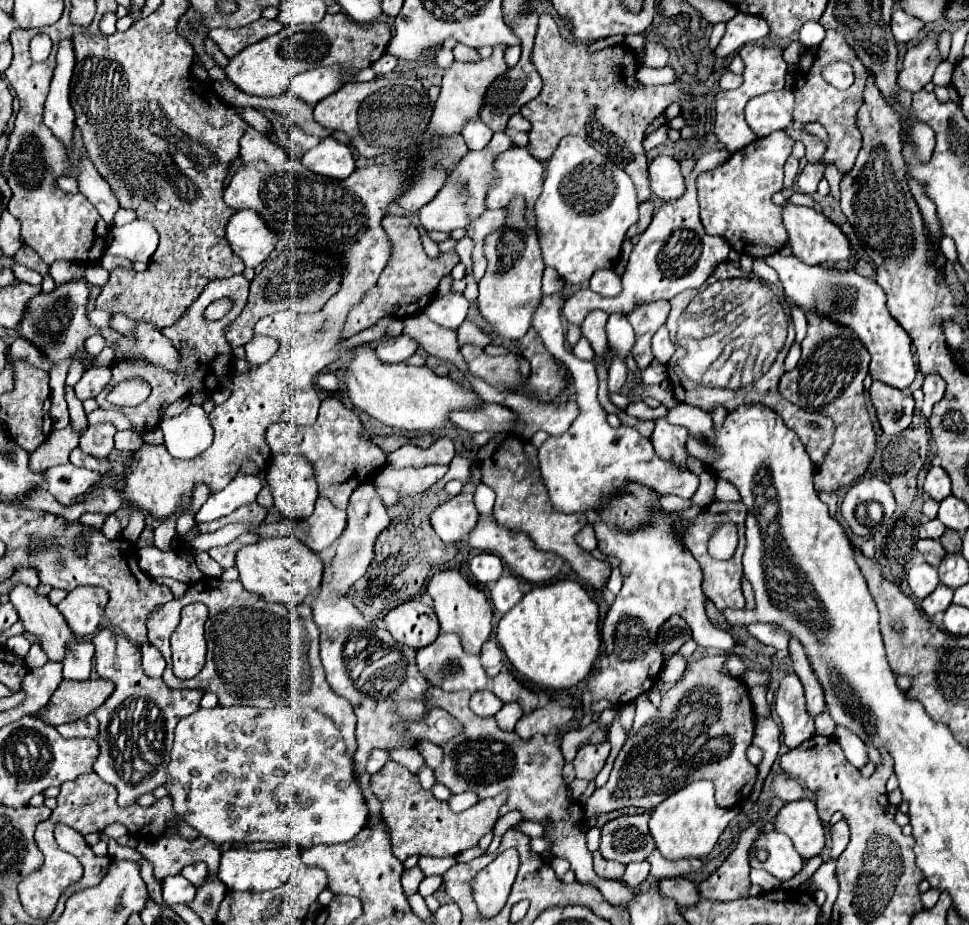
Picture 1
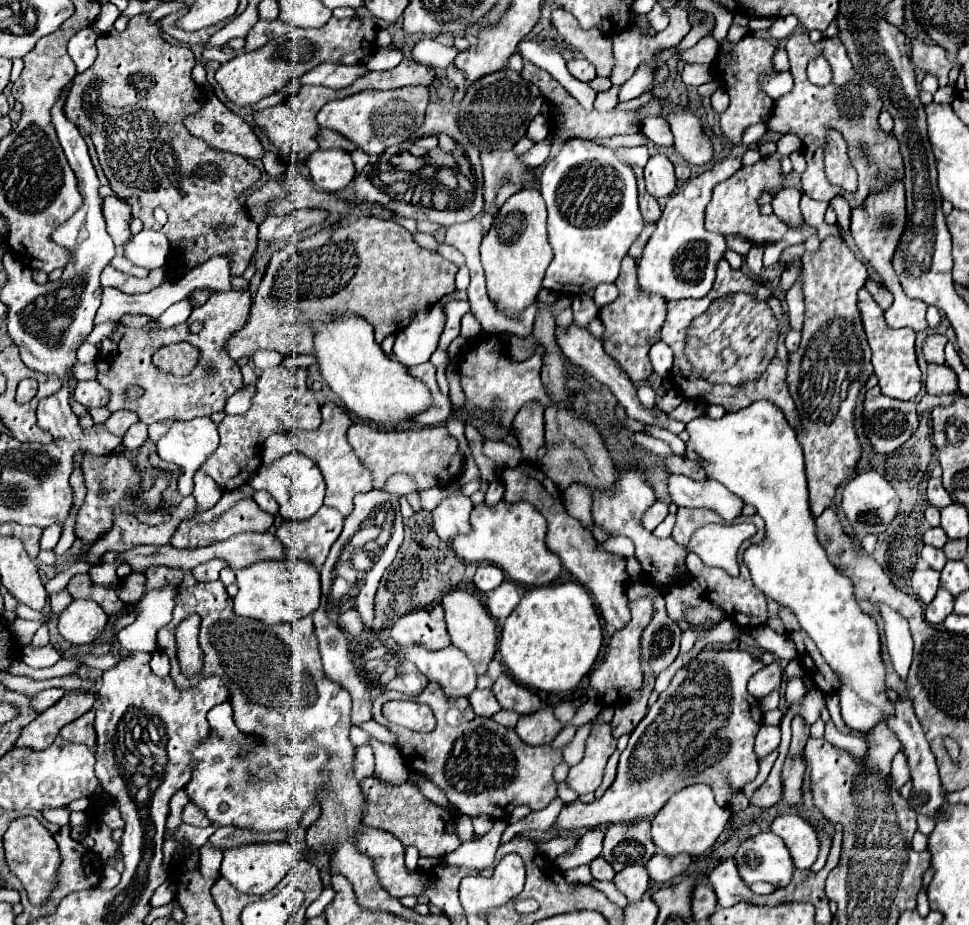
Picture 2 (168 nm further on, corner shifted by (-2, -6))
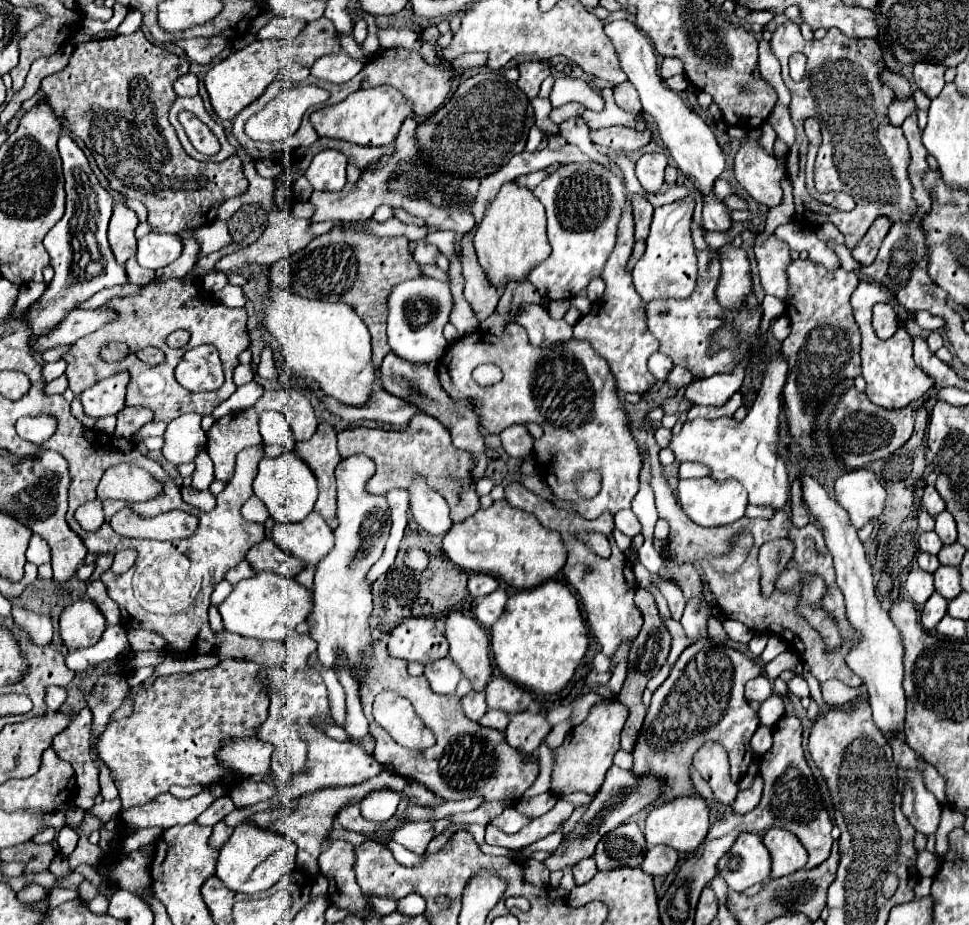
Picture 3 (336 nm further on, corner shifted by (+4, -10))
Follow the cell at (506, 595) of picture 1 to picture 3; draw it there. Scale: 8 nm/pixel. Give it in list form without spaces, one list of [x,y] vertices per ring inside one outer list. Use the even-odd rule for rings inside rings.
[[[497,589],[497,591],[489,593],[487,597],[483,597],[483,599],[477,603],[477,609],[475,609],[477,621],[479,621],[485,629],[491,629],[493,623],[501,617],[501,613],[503,613],[503,609],[505,609],[505,603],[507,603],[507,593],[505,593],[505,589]]]

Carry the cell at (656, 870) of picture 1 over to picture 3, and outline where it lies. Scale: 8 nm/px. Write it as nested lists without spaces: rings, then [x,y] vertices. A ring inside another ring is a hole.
[[[655,845],[645,853],[641,869],[649,873],[651,877],[665,877],[669,875],[677,865],[677,851],[667,845]]]

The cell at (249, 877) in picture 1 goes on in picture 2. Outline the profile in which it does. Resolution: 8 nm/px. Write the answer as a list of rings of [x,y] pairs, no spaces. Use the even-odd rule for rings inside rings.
[[[291,841],[283,843],[251,843],[245,847],[233,847],[225,851],[223,863],[221,863],[221,875],[241,893],[251,895],[265,895],[271,891],[285,875],[287,871],[301,859],[299,849]]]

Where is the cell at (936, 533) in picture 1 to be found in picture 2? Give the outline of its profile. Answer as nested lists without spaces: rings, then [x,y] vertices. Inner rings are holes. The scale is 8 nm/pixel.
[[[941,527],[927,529],[925,531],[925,545],[931,545],[931,547],[941,549],[945,543],[947,543],[947,535],[945,535],[945,531]]]

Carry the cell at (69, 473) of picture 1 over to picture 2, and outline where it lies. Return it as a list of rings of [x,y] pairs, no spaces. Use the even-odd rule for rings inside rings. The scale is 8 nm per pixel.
[[[47,527],[47,529],[43,531],[41,539],[39,539],[41,551],[51,551],[51,549],[57,545],[59,537],[61,537],[61,535],[59,535],[59,527]]]

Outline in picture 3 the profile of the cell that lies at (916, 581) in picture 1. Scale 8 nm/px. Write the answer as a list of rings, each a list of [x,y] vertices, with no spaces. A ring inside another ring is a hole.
[[[913,569],[907,577],[907,593],[909,597],[917,603],[917,605],[923,605],[931,595],[933,595],[933,575],[927,573],[927,571],[921,571],[921,569]]]

